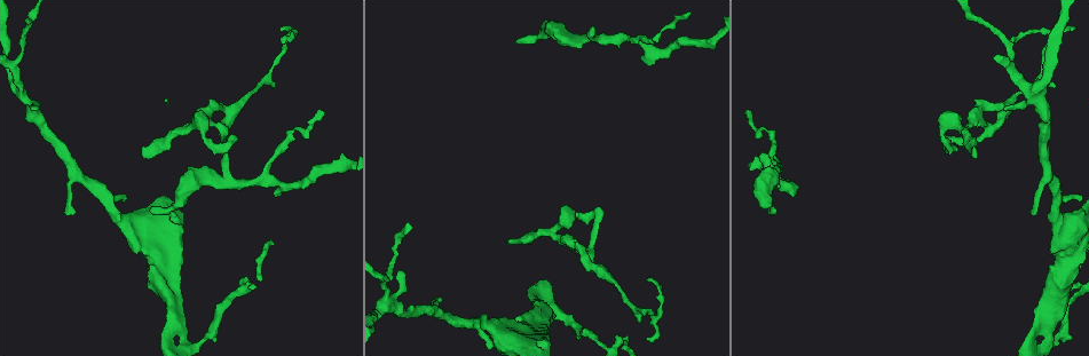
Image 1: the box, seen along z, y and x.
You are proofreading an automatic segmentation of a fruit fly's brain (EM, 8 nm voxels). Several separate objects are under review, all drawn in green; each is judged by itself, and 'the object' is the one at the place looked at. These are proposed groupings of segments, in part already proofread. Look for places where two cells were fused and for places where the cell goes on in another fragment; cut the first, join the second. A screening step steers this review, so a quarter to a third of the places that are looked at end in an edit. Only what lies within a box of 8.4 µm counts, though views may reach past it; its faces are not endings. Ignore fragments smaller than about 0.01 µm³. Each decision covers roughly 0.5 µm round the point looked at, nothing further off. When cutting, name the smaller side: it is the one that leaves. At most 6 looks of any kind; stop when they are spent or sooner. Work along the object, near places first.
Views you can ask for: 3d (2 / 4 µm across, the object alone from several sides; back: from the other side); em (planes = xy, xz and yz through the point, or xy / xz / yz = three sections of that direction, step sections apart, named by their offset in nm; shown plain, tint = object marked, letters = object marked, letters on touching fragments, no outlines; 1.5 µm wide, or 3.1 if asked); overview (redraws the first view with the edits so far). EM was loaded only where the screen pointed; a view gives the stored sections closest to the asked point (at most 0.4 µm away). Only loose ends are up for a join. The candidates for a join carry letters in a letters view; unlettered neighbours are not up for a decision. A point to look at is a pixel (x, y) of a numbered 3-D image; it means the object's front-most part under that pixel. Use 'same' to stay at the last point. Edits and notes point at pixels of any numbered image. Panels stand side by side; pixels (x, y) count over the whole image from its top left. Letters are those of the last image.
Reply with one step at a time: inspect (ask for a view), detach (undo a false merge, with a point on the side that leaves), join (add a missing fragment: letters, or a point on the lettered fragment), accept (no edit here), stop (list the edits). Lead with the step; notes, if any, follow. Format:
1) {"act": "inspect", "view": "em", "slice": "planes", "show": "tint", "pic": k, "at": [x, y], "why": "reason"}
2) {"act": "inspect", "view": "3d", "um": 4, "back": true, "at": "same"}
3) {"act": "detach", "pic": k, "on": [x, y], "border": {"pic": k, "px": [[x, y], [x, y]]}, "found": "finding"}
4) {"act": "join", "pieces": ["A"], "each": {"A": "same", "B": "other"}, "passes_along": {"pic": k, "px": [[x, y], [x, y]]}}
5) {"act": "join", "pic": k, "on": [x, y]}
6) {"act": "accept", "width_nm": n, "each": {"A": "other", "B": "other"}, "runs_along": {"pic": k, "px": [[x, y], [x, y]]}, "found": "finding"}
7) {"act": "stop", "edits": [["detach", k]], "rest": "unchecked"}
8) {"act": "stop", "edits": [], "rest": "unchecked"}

{"act": "inspect", "view": "em", "slice": "planes", "show": "letters", "pic": 1, "at": [592, 28], "why": "an open end"}

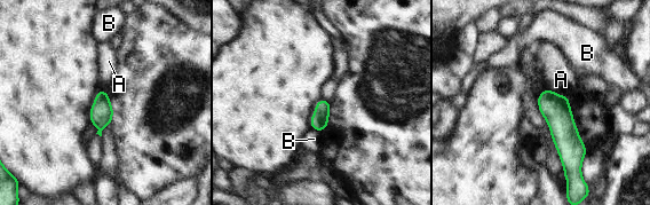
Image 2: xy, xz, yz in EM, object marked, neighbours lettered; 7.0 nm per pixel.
{"act": "accept", "each": {"A": "other", "B": "other"}, "border": {"pic": 2, "px": [[547, 88], [568, 97]]}, "found": "none of them fits"}

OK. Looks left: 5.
{"act": "inspect", "view": "em", "um": 3.1, "slice": "xz", "step": 16, "show": "tint", "pic": 1, "at": [773, 211], "why": "an open end"}

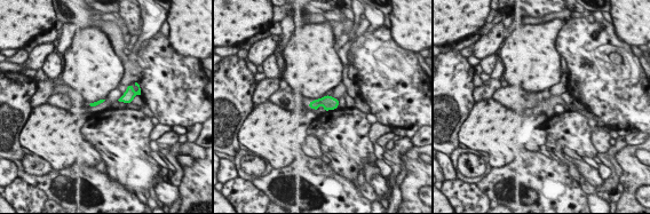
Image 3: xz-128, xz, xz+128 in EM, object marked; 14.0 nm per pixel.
{"act": "inspect", "view": "em", "um": 3.1, "slice": "planes", "show": "letters", "at": "same", "why": "cut it another way"}

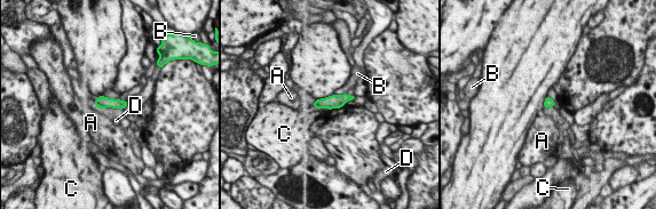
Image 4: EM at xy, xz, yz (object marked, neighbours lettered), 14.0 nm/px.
{"act": "accept", "width_nm": 130, "each": {"A": "other", "B": "other", "C": "other", "D": "other"}, "border": {"pic": 4, "px": [[313, 105], [319, 109]]}, "found": "no lettered fragment goes on from it"}

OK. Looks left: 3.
{"act": "inspect", "view": "3d", "um": 4, "pic": 1, "at": [974, 156], "why": "an open end"}

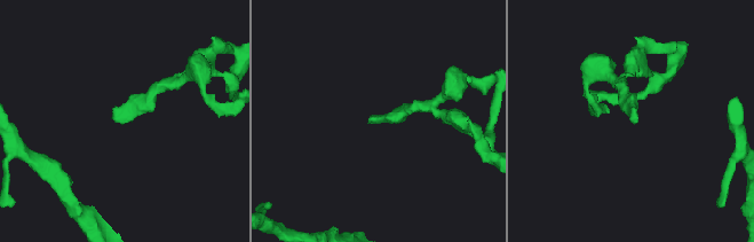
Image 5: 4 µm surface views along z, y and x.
{"act": "inspect", "view": "em", "slice": "xy", "step": 4, "show": "letters", "pic": 5, "at": [116, 122], "why": "shape alone is not enough"}

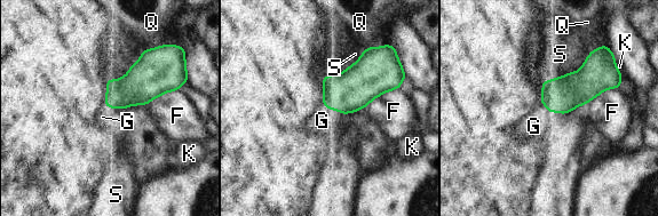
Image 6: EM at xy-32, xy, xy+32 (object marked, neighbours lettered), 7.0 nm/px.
{"act": "inspect", "view": "em", "slice": "planes", "show": "letters", "at": "same"}

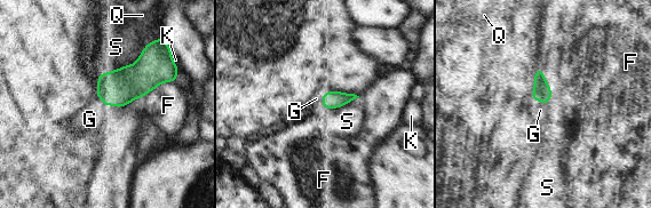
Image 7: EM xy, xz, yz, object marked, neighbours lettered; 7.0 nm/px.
{"act": "join", "pieces": ["G"], "longest_contact_nm": ["S", 440], "each": {"F": "other", "G": "same", "K": "other", "Q": "other", "S": "other"}, "passes_along": {"pic": 7, "px": [[119, 88], [105, 105], [89, 119]]}, "found": "it goes on there"}

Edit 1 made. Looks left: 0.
{"act": "stop", "edits": [["join", 7]], "rest": "unchecked"}

